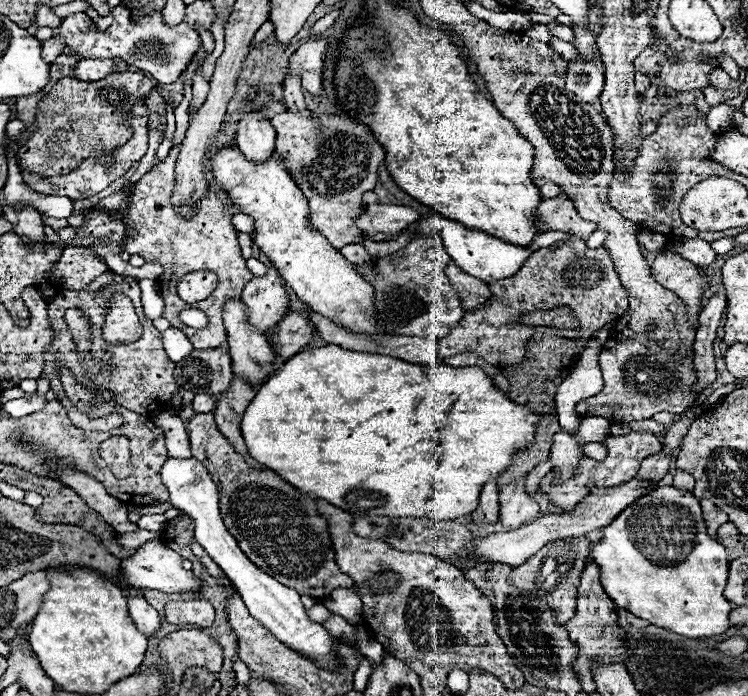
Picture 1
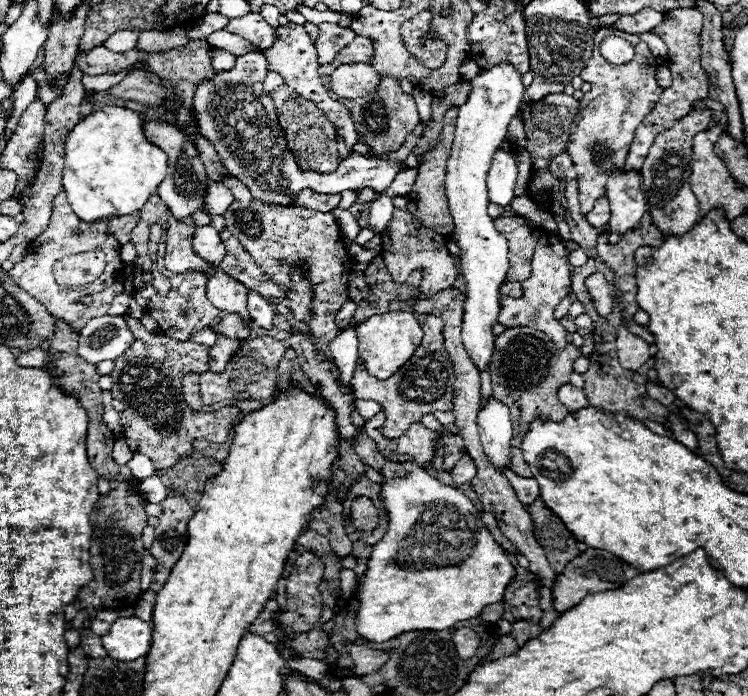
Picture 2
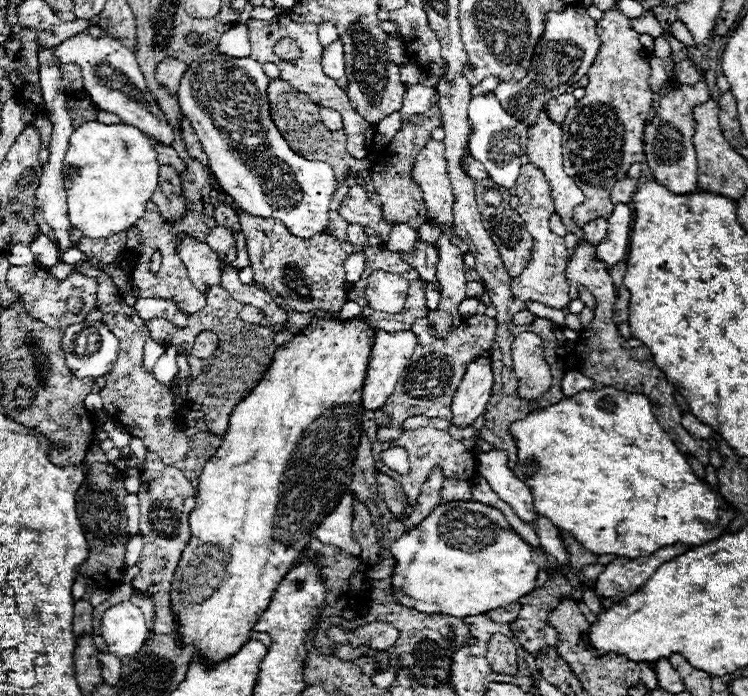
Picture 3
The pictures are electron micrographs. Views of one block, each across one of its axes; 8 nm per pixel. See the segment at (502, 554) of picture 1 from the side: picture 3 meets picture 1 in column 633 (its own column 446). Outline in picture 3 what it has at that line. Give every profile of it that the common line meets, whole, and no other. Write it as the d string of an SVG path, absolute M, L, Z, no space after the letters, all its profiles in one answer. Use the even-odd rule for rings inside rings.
M446 480L442 484L442 502L452 502L452 500L462 500L462 502L472 500L472 490L466 480Z

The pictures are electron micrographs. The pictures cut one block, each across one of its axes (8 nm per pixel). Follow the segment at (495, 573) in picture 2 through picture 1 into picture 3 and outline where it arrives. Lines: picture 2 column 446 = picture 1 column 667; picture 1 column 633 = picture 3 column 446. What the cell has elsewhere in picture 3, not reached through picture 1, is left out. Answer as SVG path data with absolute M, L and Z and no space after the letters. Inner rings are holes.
M442 502L422 524L418 524L416 530L408 530L406 536L396 540L390 552L396 558L392 576L396 600L428 614L442 612L458 618L484 614L514 604L536 588L538 566L532 560L530 546L512 530L500 510L480 502Z

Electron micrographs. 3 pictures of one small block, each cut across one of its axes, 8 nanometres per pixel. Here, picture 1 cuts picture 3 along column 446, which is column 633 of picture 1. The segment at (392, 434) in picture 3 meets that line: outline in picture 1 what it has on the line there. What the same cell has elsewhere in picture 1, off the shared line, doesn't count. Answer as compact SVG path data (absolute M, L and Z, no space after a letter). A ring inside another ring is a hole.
M634 334L622 340L608 338L600 352L600 368L604 376L602 392L596 396L584 398L576 404L576 412L584 418L586 416L612 416L618 422L632 422L632 420L652 418L656 412L662 412L662 410L672 412L672 414L682 414L698 398L698 394L690 392L690 384L696 380L694 370L692 370L692 358L682 362L678 356L662 350L658 344L654 344L644 334Z

